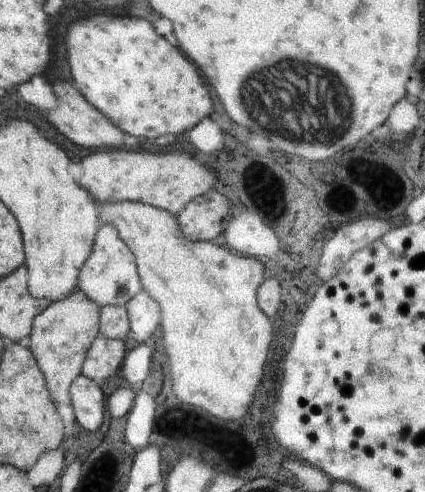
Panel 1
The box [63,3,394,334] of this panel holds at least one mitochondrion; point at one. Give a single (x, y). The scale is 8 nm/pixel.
(265, 92)

